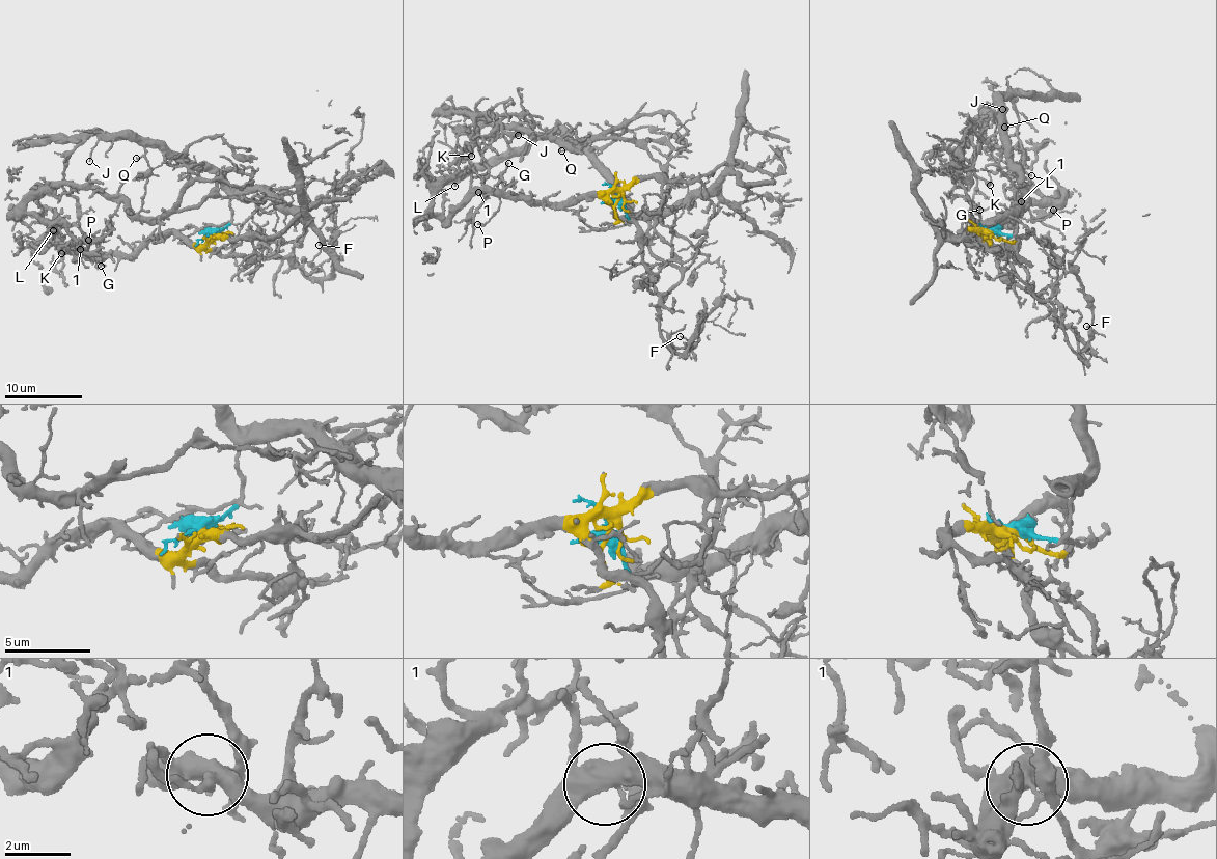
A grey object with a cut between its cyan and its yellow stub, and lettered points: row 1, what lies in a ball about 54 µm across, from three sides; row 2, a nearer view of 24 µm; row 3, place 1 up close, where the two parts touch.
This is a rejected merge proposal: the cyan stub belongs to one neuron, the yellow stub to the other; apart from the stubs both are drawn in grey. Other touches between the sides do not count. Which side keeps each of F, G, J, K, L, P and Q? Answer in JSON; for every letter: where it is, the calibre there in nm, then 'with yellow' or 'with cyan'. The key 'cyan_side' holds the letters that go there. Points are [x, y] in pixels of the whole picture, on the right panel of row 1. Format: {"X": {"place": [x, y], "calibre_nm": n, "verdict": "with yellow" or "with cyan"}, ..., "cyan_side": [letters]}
{"F": {"place": [1086, 326], "calibre_nm": 80, "verdict": "with cyan"}, "G": {"place": [979, 210], "calibre_nm": 150, "verdict": "with yellow"}, "J": {"place": [1002, 109], "calibre_nm": 140, "verdict": "with cyan"}, "K": {"place": [990, 185], "calibre_nm": 180, "verdict": "with yellow"}, "L": {"place": [1031, 175], "calibre_nm": 180, "verdict": "with yellow"}, "P": {"place": [1053, 210], "calibre_nm": 240, "verdict": "with yellow"}, "Q": {"place": [1004, 127], "calibre_nm": 100, "verdict": "with cyan"}, "cyan_side": ["F", "J", "Q"]}

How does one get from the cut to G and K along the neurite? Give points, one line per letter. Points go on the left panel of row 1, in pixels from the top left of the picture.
G: (213, 236), (201, 244), (183, 242), (172, 234), (156, 233), (129, 254), (97, 254), (102, 266)
K: (213, 236), (201, 244), (156, 233), (129, 254), (94, 254), (50, 234), (37, 248), (50, 238), (62, 254)

